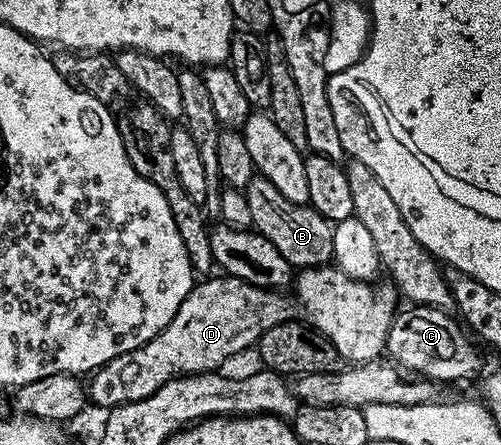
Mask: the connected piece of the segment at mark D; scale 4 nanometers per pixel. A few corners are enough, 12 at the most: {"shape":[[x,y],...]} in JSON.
{"shape":[[199,279],[156,338],[88,380],[111,410],[213,373],[291,319],[281,291]]}

